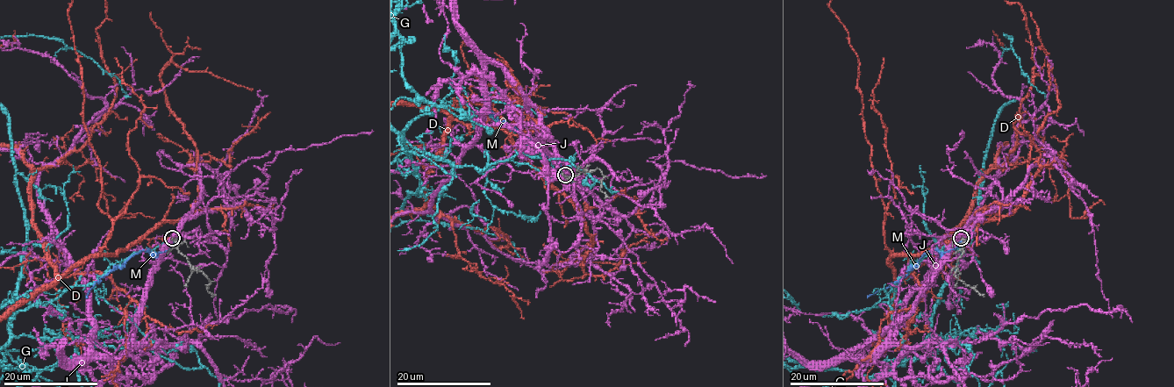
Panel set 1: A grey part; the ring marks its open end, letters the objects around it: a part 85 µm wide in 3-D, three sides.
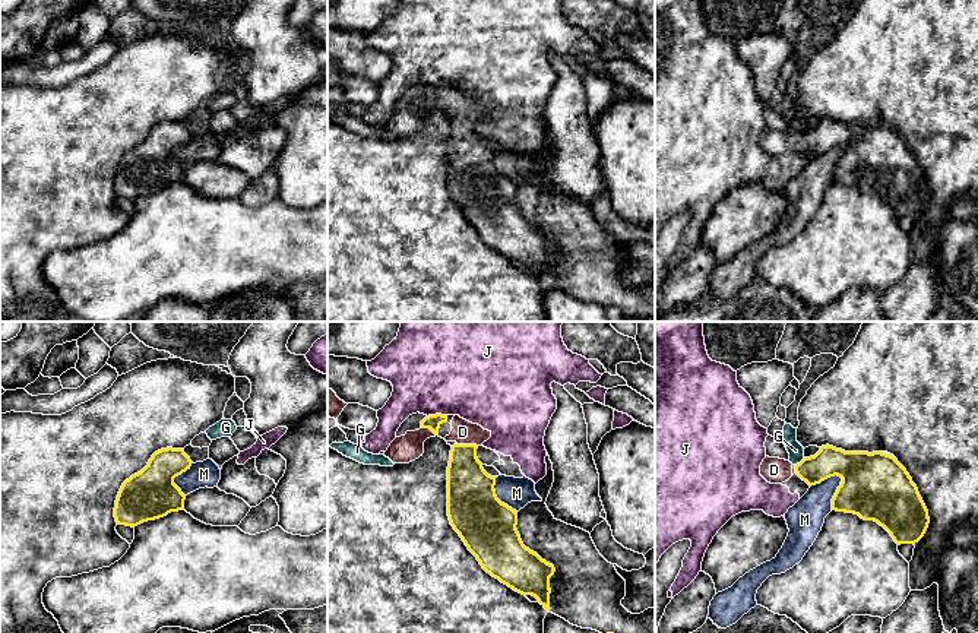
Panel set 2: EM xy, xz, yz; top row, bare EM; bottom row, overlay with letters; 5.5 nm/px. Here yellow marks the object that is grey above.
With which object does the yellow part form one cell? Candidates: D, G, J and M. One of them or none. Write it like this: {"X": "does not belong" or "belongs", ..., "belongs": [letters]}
{"D": "belongs", "G": "does not belong", "J": "does not belong", "M": "does not belong", "belongs": ["D"]}

